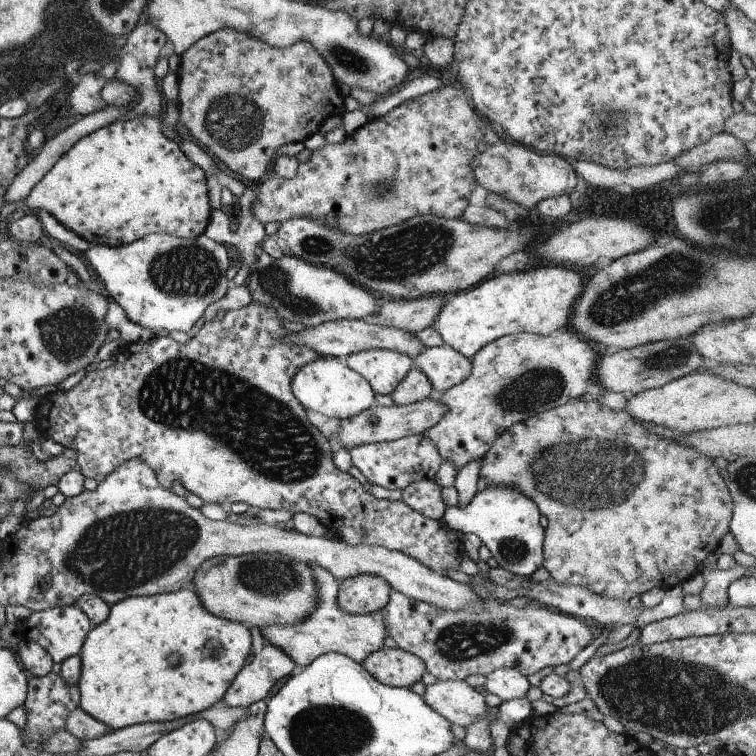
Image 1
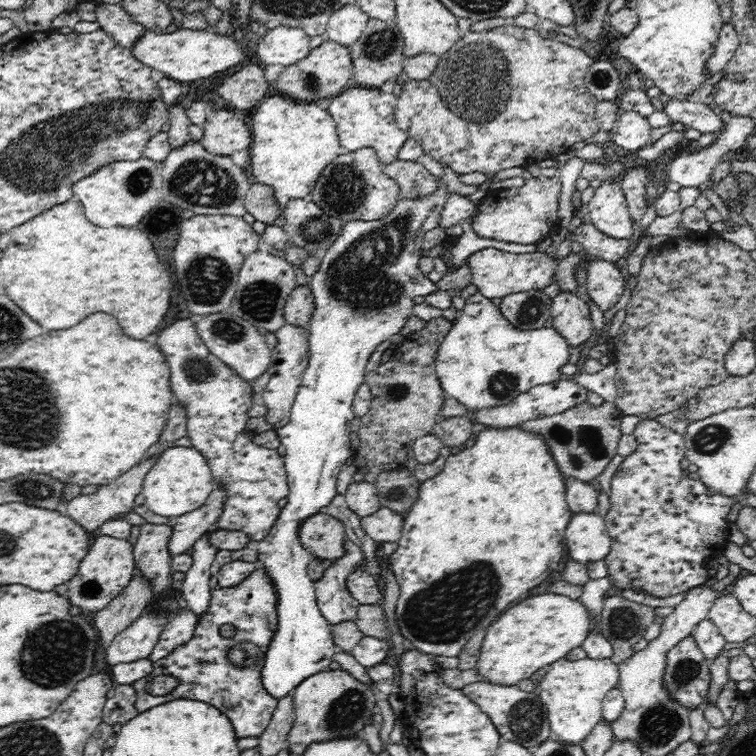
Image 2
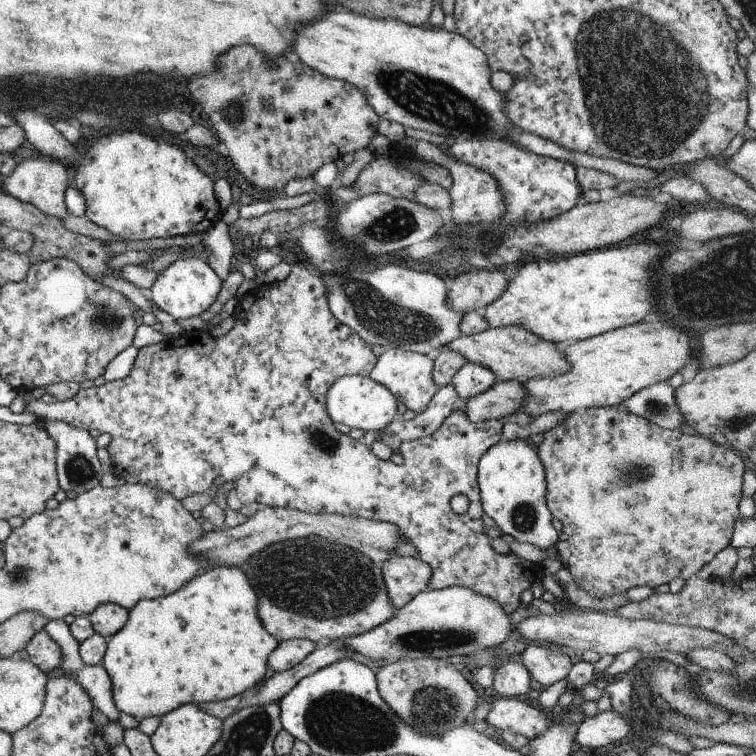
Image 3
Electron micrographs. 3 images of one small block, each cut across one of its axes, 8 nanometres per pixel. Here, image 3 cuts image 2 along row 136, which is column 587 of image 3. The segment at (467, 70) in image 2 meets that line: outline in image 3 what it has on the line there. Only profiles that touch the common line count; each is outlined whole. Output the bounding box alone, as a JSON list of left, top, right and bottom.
[535,406,746,599]

